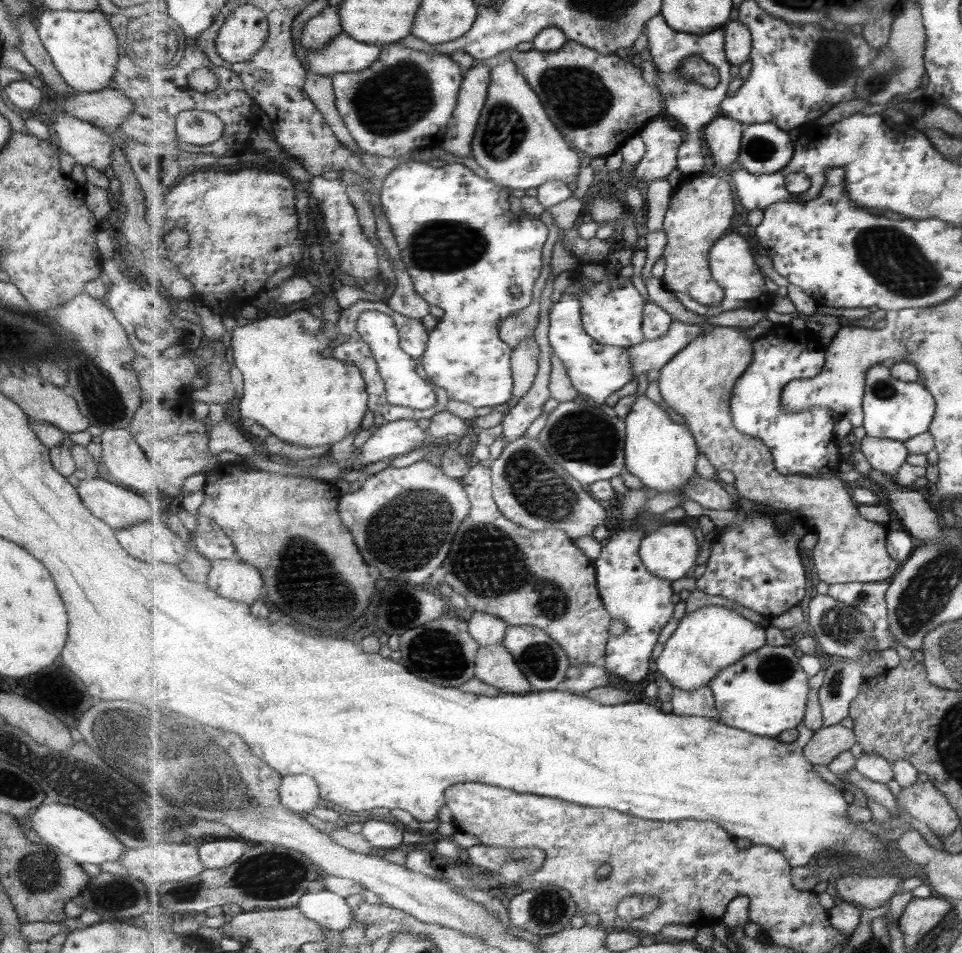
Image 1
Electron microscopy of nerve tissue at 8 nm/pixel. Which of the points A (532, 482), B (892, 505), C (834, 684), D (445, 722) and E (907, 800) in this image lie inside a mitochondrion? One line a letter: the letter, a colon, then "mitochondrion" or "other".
A: mitochondrion
B: other
C: mitochondrion
D: other
E: other

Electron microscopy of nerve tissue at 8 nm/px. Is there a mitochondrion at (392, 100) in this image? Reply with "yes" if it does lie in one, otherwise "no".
yes

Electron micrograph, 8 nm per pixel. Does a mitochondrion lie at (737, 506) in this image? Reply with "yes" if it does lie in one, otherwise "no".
no

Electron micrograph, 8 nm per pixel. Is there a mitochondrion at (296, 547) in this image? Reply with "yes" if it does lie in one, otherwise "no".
yes

